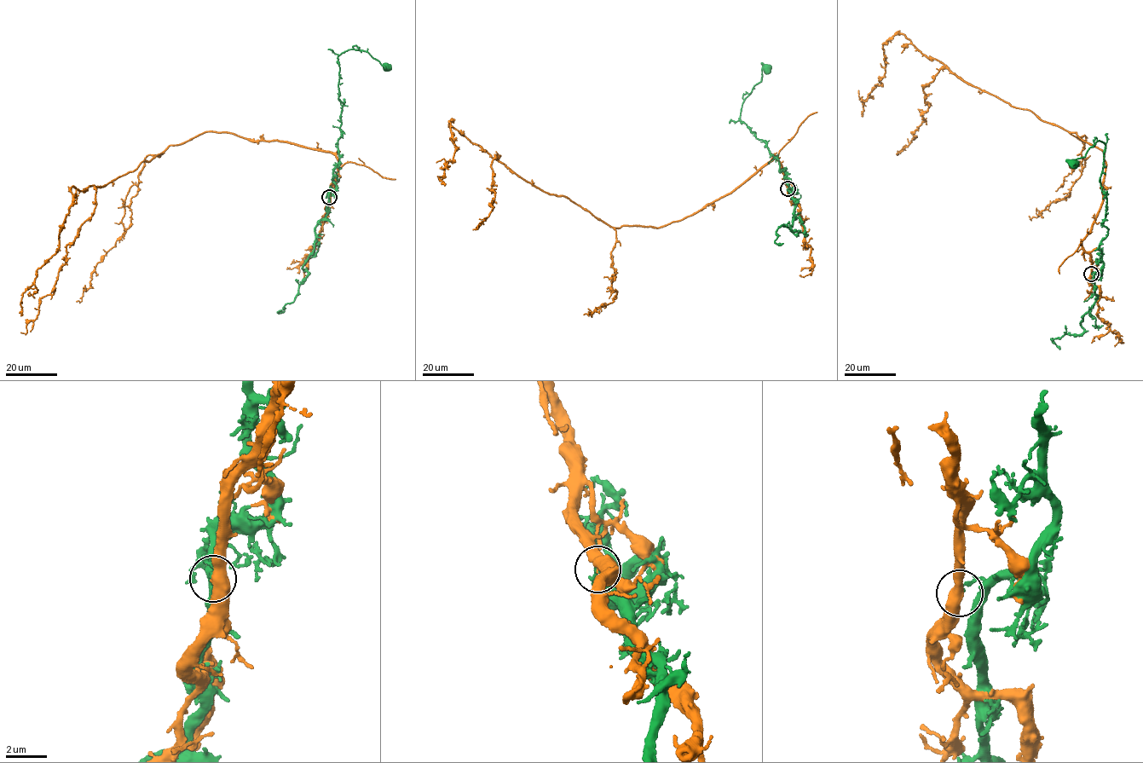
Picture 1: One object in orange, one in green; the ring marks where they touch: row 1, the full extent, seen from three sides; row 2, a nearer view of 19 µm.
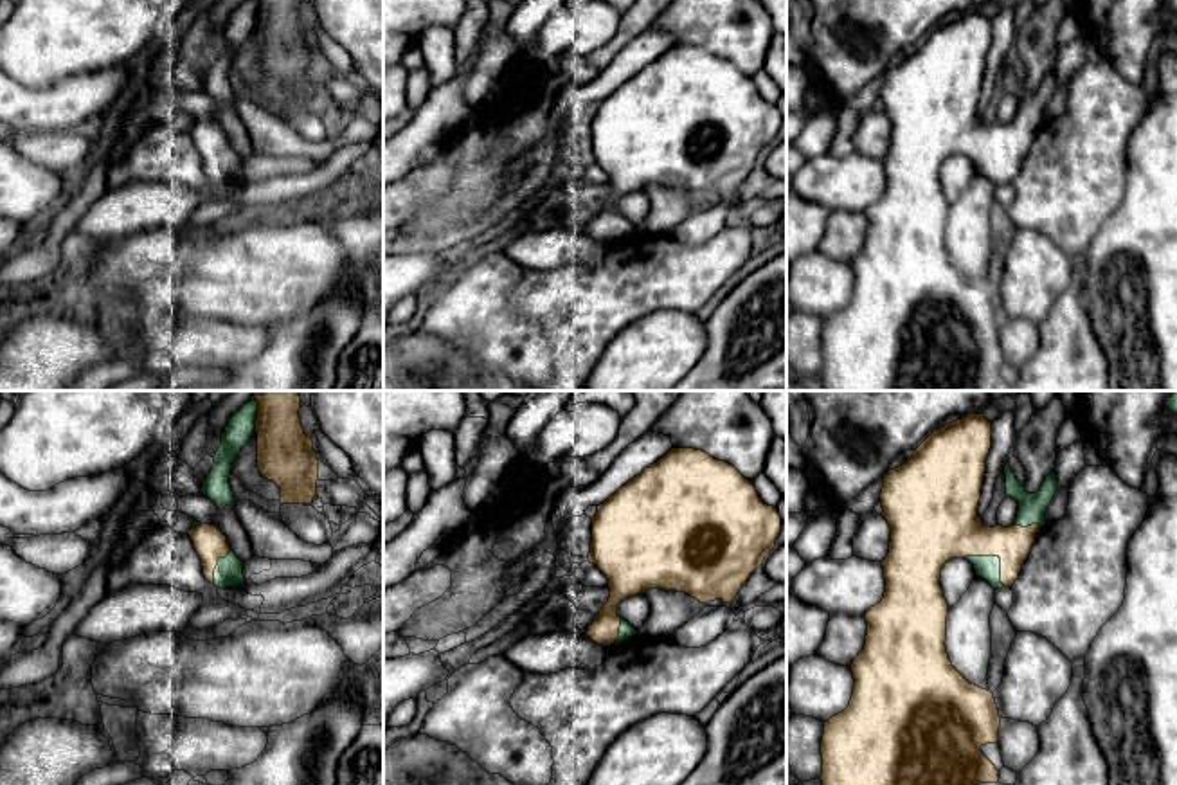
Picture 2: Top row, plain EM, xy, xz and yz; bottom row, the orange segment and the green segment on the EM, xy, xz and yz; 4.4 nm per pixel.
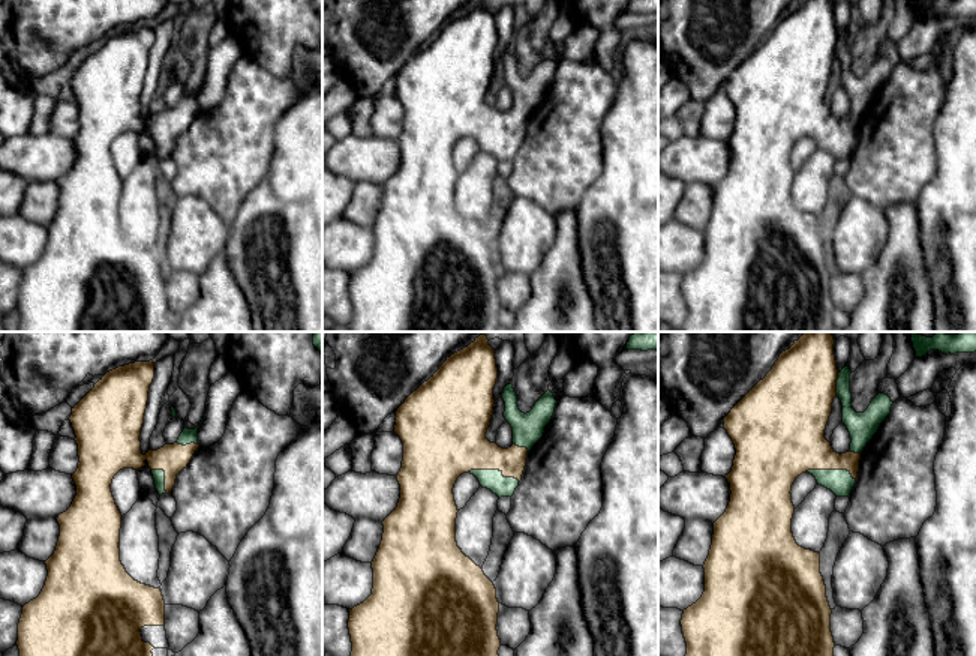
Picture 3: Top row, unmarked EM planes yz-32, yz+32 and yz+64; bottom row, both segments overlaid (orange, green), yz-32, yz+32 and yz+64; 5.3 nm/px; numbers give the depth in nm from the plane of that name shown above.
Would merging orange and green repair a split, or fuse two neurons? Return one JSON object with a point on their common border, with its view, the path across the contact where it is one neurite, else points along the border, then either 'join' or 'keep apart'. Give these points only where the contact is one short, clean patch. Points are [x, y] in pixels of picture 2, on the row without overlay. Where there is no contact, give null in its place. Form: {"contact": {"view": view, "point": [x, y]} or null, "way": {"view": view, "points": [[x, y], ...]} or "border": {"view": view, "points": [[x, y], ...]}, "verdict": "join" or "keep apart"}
{"contact": {"view": "yz", "point": [996, 152]}, "verdict": "keep apart"}

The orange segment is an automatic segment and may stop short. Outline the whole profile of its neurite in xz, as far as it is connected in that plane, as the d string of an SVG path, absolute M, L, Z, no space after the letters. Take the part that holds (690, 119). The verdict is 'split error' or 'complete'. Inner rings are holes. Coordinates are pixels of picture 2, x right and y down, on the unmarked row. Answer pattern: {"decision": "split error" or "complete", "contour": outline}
{"decision": "complete", "contour": "M671 45L621 83L592 115L588 157L608 176L610 194L587 232L603 243L619 234L617 202L650 185L686 189L700 200L731 200L781 130L777 104L758 92L732 61L695 45Z"}

